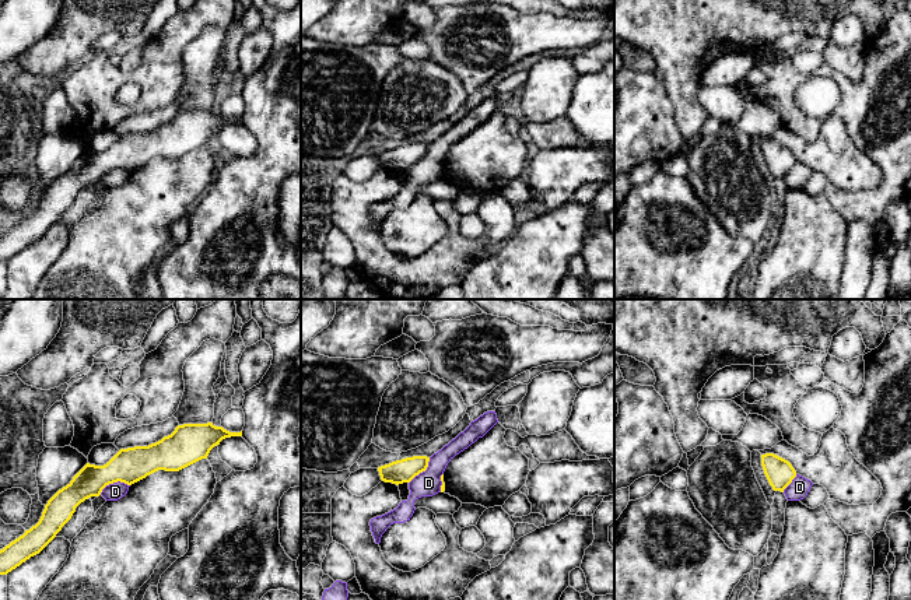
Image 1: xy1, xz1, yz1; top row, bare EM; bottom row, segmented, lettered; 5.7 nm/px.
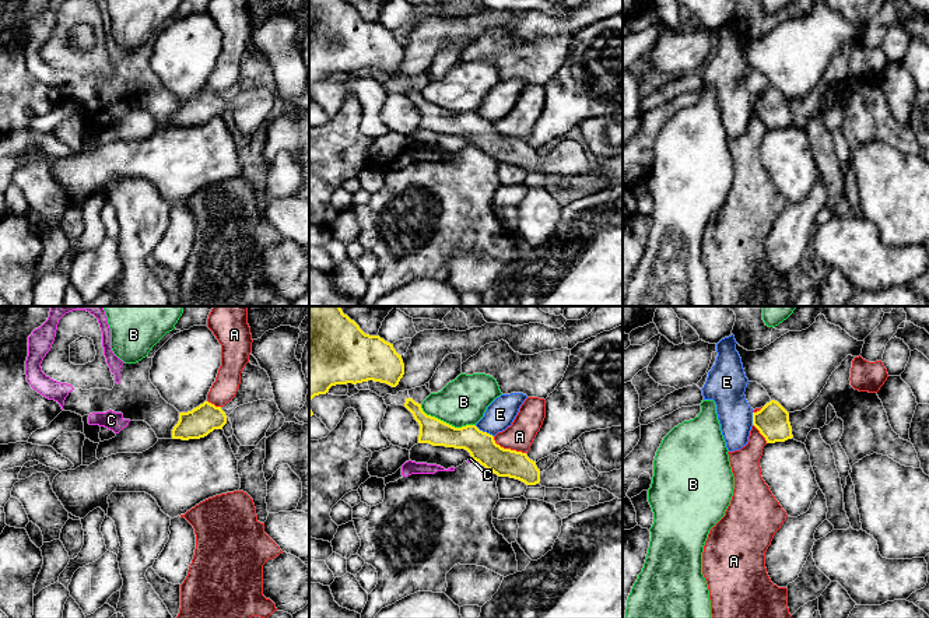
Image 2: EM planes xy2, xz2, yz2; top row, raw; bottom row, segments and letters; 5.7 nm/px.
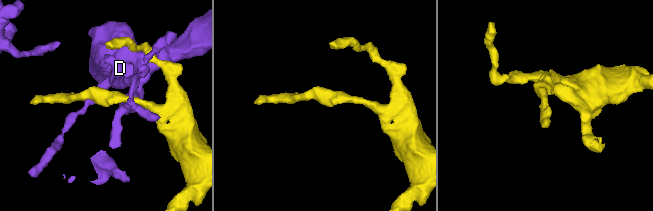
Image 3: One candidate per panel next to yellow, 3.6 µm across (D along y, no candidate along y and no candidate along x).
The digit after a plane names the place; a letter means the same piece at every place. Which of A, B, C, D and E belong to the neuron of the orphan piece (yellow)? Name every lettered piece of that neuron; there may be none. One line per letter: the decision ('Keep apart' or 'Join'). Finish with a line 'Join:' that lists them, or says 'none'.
A: Keep apart
B: Keep apart
C: Keep apart
D: Keep apart
E: Keep apart
Join: none

